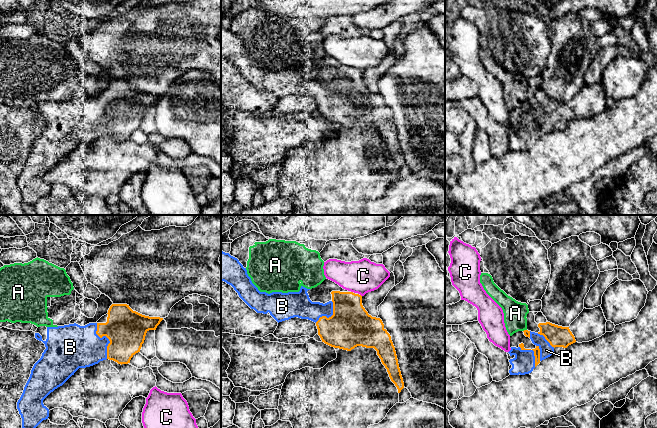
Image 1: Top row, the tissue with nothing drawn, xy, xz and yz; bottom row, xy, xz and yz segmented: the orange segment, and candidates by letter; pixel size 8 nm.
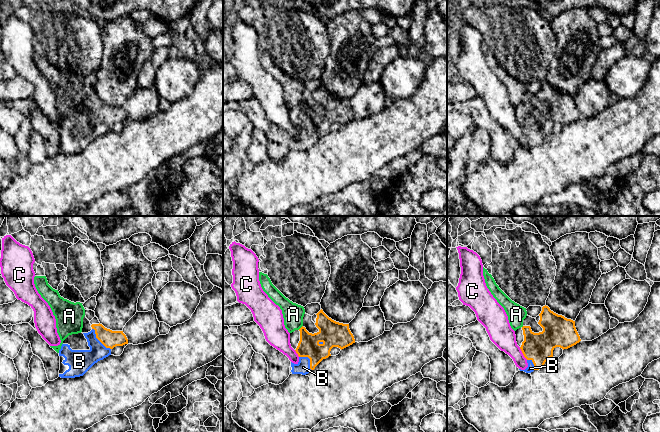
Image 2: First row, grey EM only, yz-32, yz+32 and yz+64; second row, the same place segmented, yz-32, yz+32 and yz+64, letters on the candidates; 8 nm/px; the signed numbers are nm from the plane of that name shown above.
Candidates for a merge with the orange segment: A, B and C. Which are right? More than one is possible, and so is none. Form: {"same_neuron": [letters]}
{"same_neuron": ["B"]}

